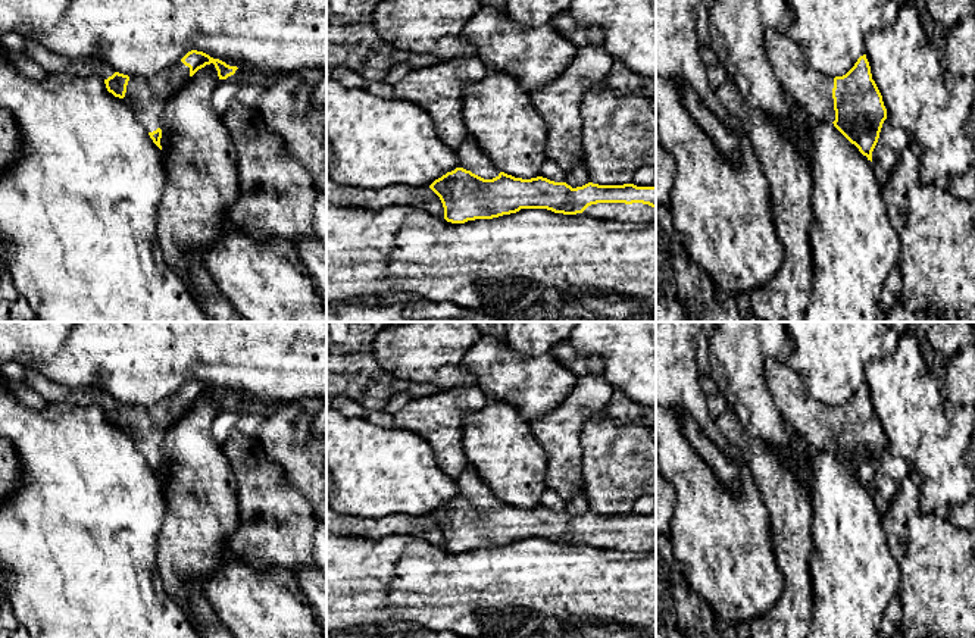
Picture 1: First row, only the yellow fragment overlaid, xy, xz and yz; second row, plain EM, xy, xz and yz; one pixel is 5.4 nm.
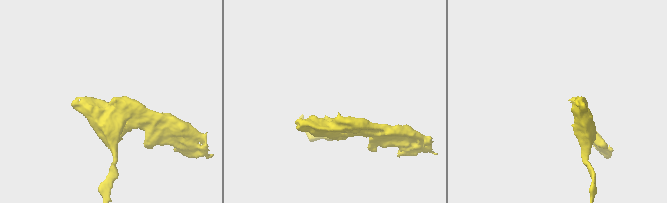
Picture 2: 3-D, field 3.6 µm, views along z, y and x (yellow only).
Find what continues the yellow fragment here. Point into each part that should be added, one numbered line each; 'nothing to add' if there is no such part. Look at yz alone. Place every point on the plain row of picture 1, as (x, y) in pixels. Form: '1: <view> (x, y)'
1: yz (812, 421)

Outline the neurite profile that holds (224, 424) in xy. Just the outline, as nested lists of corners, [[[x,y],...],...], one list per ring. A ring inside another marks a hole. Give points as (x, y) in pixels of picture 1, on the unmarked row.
[[[234,404],[226,409],[221,409],[212,422],[212,434],[218,442],[224,447],[229,435],[235,431],[237,420],[241,412]]]

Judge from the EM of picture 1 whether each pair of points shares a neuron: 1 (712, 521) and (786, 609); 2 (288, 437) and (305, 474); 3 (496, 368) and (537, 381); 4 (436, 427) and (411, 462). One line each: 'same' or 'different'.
1: different
2: same
3: same
4: different

